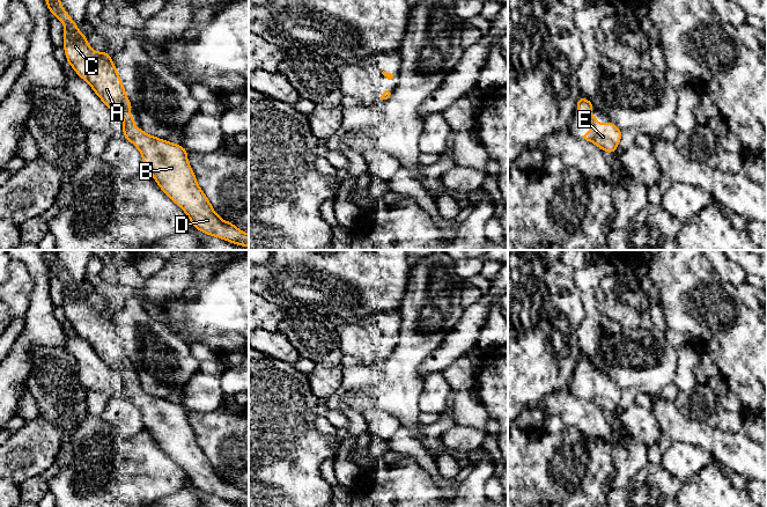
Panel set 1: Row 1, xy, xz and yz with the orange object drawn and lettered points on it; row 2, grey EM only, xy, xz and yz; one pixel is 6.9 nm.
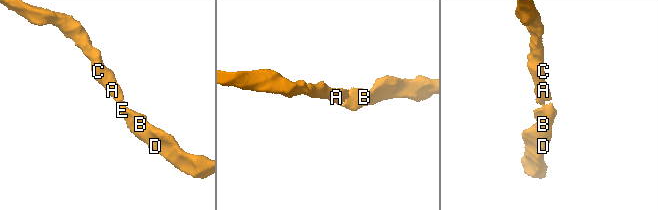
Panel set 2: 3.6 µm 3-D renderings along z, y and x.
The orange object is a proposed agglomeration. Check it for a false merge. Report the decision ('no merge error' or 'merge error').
no merge error

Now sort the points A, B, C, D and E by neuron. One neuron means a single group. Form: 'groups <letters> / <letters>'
groups A B C D E

